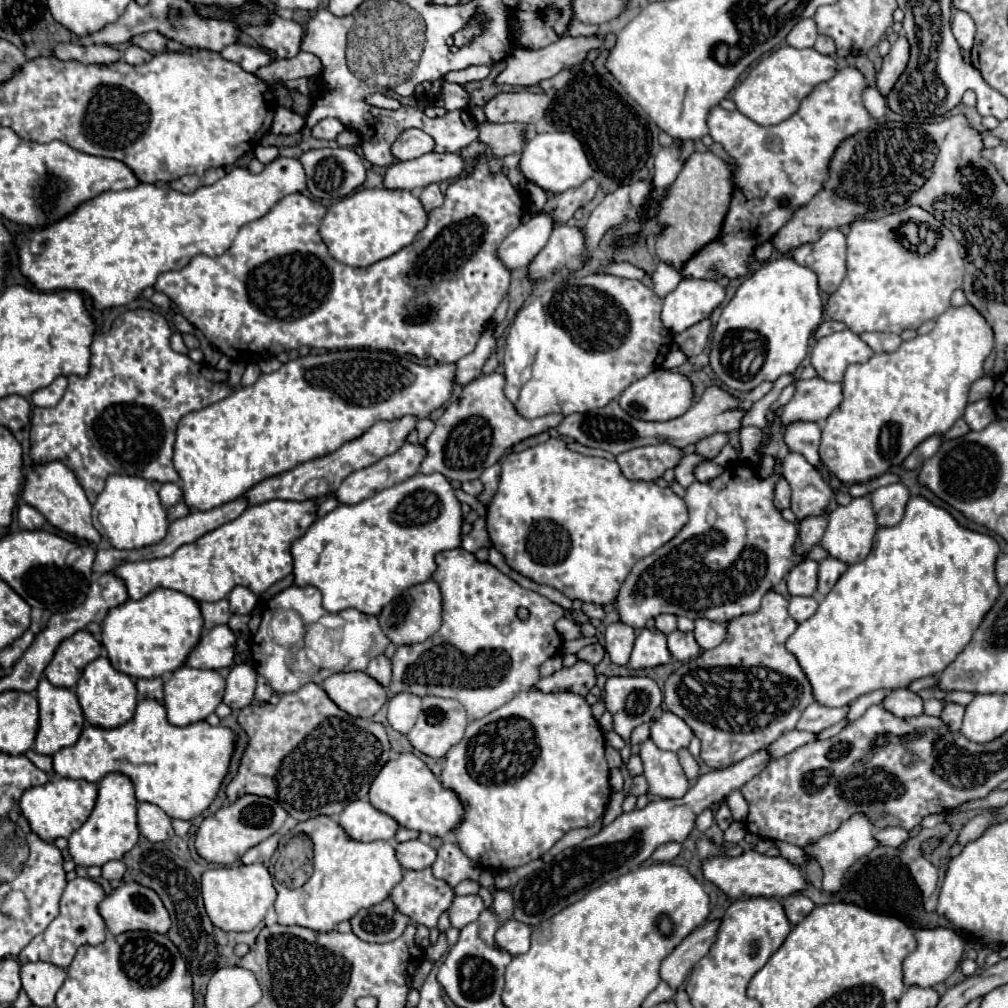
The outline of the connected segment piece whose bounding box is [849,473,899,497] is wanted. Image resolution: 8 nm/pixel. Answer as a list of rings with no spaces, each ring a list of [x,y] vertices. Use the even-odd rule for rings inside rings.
[[[885,473],[885,475],[881,475],[881,477],[875,477],[875,479],[867,481],[867,483],[853,483],[853,485],[849,487],[849,495],[851,495],[851,497],[867,497],[867,495],[869,495],[871,491],[875,491],[877,487],[883,487],[883,485],[889,485],[889,483],[897,483],[897,481],[899,481],[897,475]]]

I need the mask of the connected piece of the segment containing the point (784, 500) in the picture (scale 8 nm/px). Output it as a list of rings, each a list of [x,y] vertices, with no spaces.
[[[781,479],[775,487],[775,507],[779,511],[787,509],[789,507],[789,495],[791,495],[791,489],[789,489],[789,483],[785,479]]]

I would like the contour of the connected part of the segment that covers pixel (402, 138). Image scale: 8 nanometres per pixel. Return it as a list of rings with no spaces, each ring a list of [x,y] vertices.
[[[415,127],[403,131],[397,137],[397,141],[391,145],[391,155],[397,161],[417,159],[431,151],[433,151],[433,139],[429,139],[429,135],[425,135],[421,129],[415,129]]]

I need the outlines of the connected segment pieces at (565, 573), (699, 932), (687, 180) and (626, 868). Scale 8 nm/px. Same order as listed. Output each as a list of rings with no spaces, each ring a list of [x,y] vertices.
[[[551,437],[549,441],[539,443],[535,447],[529,447],[521,453],[507,453],[501,459],[501,469],[503,469],[503,473],[501,473],[501,479],[499,479],[499,489],[493,495],[491,503],[487,505],[487,517],[485,517],[489,539],[491,539],[493,547],[507,559],[511,569],[519,571],[521,575],[525,575],[525,577],[529,577],[537,583],[551,585],[551,587],[559,589],[569,599],[579,599],[583,603],[595,603],[595,605],[613,603],[615,597],[617,597],[617,591],[621,589],[621,583],[629,575],[633,563],[637,563],[637,559],[643,559],[645,555],[651,555],[653,551],[657,551],[661,545],[665,545],[669,539],[673,539],[673,535],[677,535],[677,531],[681,531],[681,527],[687,523],[685,501],[679,495],[675,495],[669,487],[659,487],[659,485],[647,483],[647,481],[631,481],[621,473],[621,469],[615,461],[575,453],[575,451],[567,449],[565,441],[561,441],[561,439]]]
[[[719,921],[701,925],[689,937],[685,937],[673,949],[673,953],[669,957],[663,959],[659,975],[671,989],[677,989],[679,985],[683,985],[687,973],[693,969],[697,959],[701,959],[701,955],[705,955],[705,951],[709,951],[709,943],[713,943],[713,935],[717,933],[717,923]]]
[[[693,153],[675,183],[667,189],[667,195],[661,201],[665,223],[669,223],[669,231],[661,235],[661,239],[655,239],[655,249],[661,261],[673,263],[685,263],[689,257],[693,257],[701,245],[707,245],[719,235],[719,225],[723,223],[723,217],[729,209],[731,201],[731,189],[733,189],[733,175],[721,159],[709,153]]]
[[[677,799],[651,801],[645,809],[635,809],[631,813],[619,815],[613,823],[601,829],[601,833],[585,839],[581,845],[561,851],[551,863],[533,871],[529,877],[521,879],[513,887],[513,919],[535,927],[541,921],[553,917],[565,907],[583,899],[587,891],[615,879],[617,875],[625,875],[637,869],[651,853],[669,841],[685,841],[685,837],[695,827],[695,815],[689,805]]]

